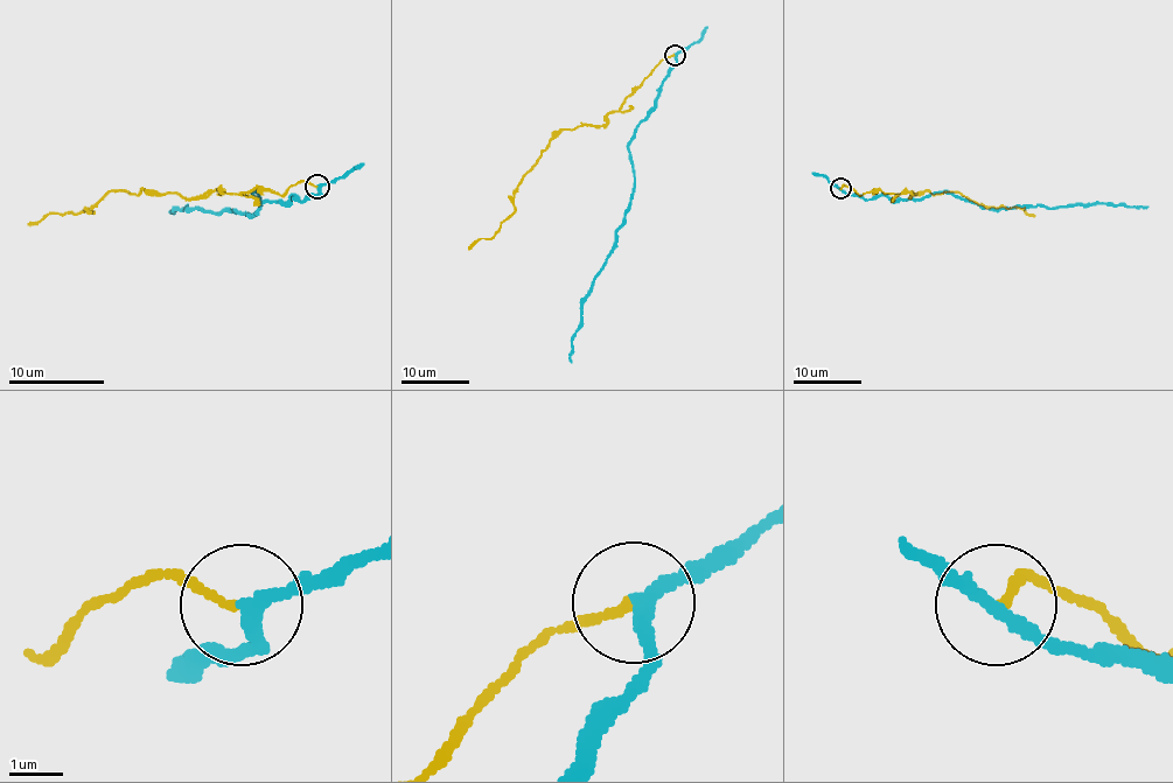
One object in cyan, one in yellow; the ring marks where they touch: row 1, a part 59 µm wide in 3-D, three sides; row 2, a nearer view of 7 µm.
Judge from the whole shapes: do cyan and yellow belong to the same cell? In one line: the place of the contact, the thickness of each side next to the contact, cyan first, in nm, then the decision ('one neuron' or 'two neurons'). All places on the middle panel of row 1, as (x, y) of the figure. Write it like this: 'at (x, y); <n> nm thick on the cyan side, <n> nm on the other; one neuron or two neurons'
at (675, 55); 240 nm thick on the cyan side, 140 nm on the other; two neurons

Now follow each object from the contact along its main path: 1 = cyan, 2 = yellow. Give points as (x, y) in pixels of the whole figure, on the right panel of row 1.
1: (840, 188), (867, 200), (882, 195), (917, 200), (933, 193), (952, 193), (997, 209), (1090, 203), (1149, 207)
2: (840, 188), (910, 196), (958, 191), (981, 205), (1034, 215)

